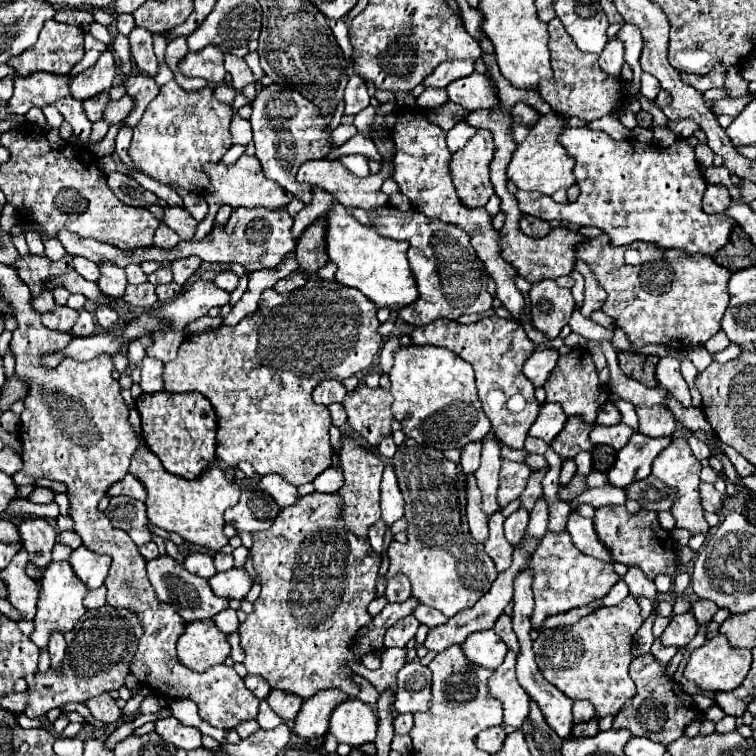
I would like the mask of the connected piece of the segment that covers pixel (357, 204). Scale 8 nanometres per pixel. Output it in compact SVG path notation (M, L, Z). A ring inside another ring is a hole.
M307 160L301 164L299 172L297 172L297 182L307 182L311 186L319 186L321 190L329 192L339 204L343 204L345 208L365 208L365 210L371 210L371 208L377 208L381 204L387 204L387 194L383 194L381 190L381 184L391 178L393 174L393 162L391 160L385 160L381 164L381 170L377 174L371 174L367 178L359 178L355 174L351 174L339 160Z

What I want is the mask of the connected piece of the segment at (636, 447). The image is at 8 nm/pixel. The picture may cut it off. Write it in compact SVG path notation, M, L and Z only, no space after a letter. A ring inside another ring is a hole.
M635 432L629 444L617 454L613 468L607 472L609 484L617 488L625 488L633 480L647 478L651 474L653 460L671 444L671 436L651 438Z

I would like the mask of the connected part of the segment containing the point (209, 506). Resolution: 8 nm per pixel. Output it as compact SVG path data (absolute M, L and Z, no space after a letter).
M137 450L133 456L133 462L129 466L129 472L137 476L145 488L147 488L147 518L167 530L177 532L187 542L193 542L197 546L207 546L211 550L219 550L229 542L229 538L223 534L223 512L239 502L239 486L225 480L225 472L219 466L211 466L201 474L197 480L185 480L181 476L175 476L163 468L159 458L151 450Z

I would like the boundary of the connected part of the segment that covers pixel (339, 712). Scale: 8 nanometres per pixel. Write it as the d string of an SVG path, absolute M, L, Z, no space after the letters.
M345 700L331 712L329 734L333 734L337 742L359 746L365 742L373 742L375 732L377 716L373 714L371 706L361 700Z

